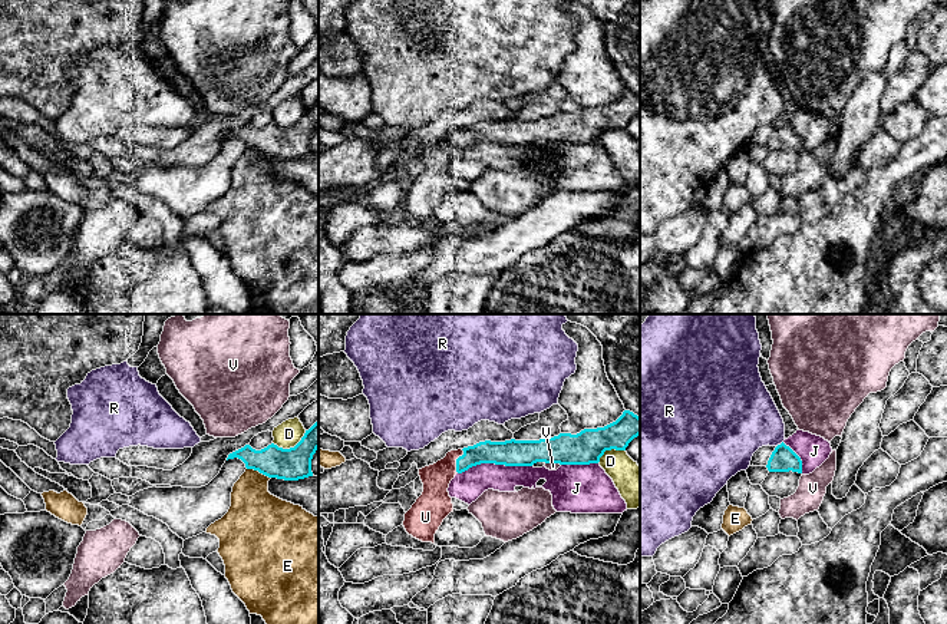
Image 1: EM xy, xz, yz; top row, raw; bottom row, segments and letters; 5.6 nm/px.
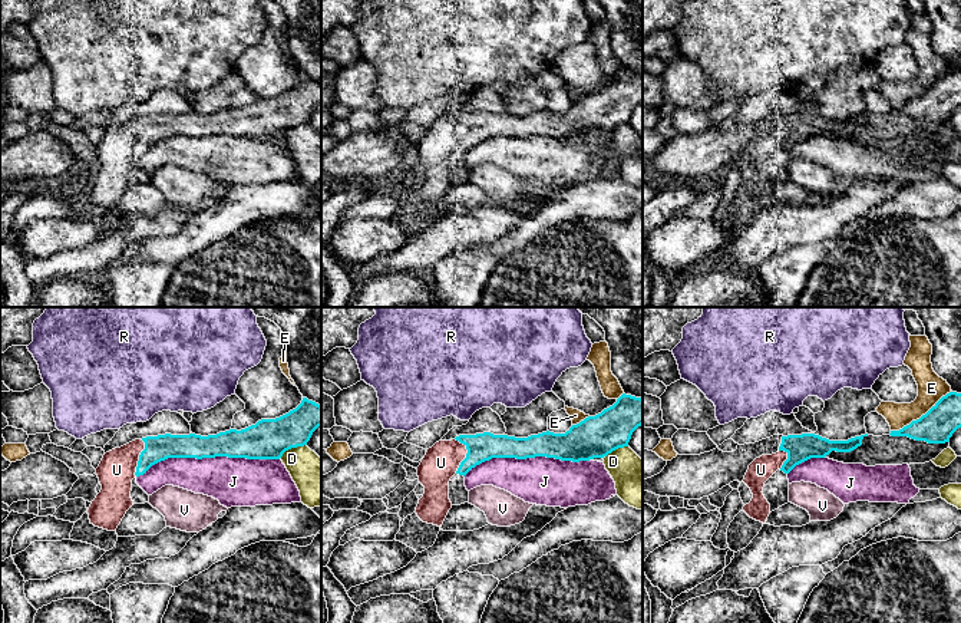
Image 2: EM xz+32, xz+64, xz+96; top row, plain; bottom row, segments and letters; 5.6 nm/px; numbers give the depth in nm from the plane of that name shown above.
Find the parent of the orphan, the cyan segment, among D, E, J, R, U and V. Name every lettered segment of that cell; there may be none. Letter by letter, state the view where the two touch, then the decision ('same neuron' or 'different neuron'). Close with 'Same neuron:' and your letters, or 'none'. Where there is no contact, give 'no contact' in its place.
D: contact in xy; different neuron
E: contact in xy; different neuron
J: contact in xz; different neuron
R: contact in yz; different neuron
U: contact in xz; same neuron
V: contact in xz; different neuron
Same neuron: U

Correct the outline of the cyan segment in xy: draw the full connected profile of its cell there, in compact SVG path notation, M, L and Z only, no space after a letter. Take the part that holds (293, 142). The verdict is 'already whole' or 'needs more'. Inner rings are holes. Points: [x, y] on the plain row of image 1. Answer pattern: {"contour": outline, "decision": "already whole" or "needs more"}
{"contour": "M319 99L306 109L301 119L290 128L278 126L271 122L261 129L250 123L228 133L228 138L238 136L247 148L258 149L268 156L284 159L298 159L313 155L311 138L319 128Z", "decision": "already whole"}

